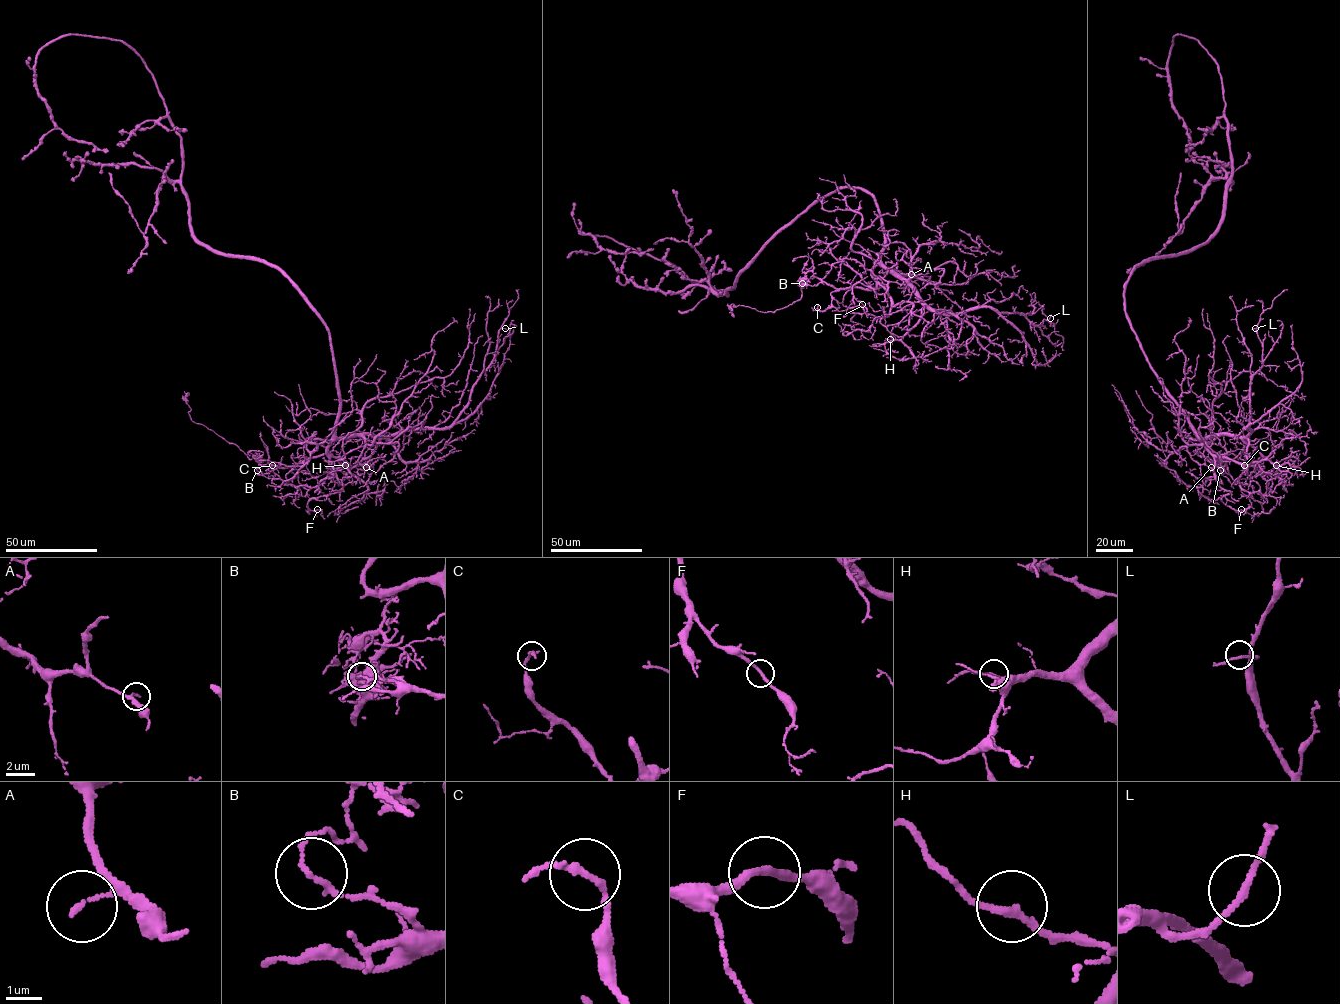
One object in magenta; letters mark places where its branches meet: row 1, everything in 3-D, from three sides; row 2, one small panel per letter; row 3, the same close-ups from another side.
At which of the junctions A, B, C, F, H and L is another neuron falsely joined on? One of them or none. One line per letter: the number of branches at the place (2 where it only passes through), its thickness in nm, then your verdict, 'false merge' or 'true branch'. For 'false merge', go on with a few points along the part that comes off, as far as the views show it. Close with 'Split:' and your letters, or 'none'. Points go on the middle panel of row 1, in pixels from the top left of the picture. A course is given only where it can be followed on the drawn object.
A: branches 1; calibre 140 nm; true branch
B: branches 2; calibre 140 nm; false merge; course (802, 283), (802, 296), (782, 308), (762, 312), (731, 304), (734, 317)
C: branches 2; calibre 190 nm; true branch
F: branches 2; calibre 220 nm; true branch
H: branches 2; calibre 200 nm; true branch
L: branches 2; calibre 180 nm; true branch
Split: B

